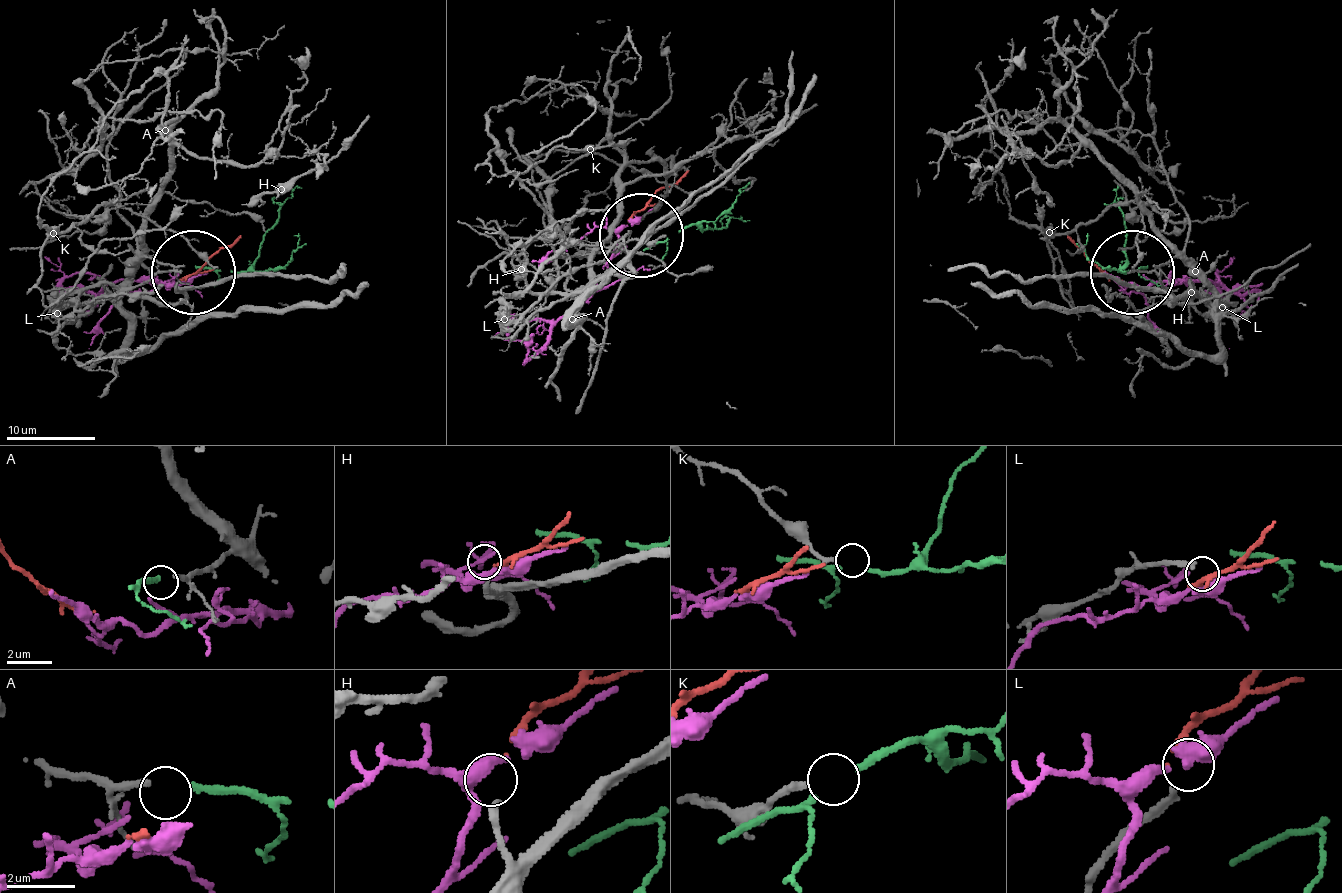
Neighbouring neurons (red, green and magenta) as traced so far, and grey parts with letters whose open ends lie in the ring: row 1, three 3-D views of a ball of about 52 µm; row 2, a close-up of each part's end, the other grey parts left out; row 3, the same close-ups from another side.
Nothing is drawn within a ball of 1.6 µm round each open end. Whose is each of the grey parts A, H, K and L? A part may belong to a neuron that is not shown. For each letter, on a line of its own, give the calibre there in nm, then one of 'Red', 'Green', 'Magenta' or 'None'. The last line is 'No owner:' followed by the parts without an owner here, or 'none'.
A: Thickness 190 nm. Green
H: Thickness 190 nm. Red
K: Thickness 200 nm. None
L: Thickness 200 nm. None
No owner: K, L

